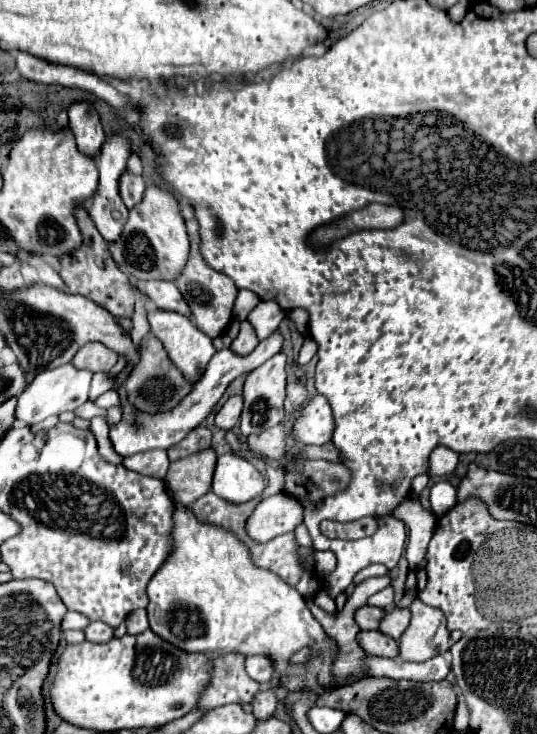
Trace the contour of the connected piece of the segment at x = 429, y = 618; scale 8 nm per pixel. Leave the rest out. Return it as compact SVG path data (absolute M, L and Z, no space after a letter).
M415 598L411 602L409 610L411 610L411 622L409 622L405 634L399 638L399 658L409 660L409 662L423 662L423 660L435 658L439 654L445 654L449 650L449 630L445 628L443 612L423 604L419 598Z

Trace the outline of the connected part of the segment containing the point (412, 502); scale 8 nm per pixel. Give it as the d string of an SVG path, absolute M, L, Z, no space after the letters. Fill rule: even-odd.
M409 496L403 502L403 508L397 508L397 516L409 528L409 542L407 542L407 560L409 566L415 568L417 562L423 560L423 554L429 546L429 536L437 524L437 516L431 510L425 510L417 498ZM415 562L415 564L413 564Z

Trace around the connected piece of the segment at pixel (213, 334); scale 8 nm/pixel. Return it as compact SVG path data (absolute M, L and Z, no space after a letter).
M187 226L187 234L189 234L189 242L191 242L191 252L189 252L187 266L183 268L183 274L177 278L175 284L177 284L179 292L183 294L185 302L189 304L189 308L191 308L191 312L193 312L193 320L195 320L195 324L199 326L199 330L203 330L209 338L217 338L217 336L221 336L221 334L227 330L227 326L229 326L229 322L231 322L233 302L235 302L235 298L237 298L237 288L235 288L235 284L233 284L227 276L211 270L211 268L201 260L197 226L195 226L195 228L193 228L193 226Z

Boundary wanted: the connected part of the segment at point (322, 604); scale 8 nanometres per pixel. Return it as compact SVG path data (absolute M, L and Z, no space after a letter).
M321 588L321 590L315 594L315 604L317 604L319 608L323 608L325 612L329 612L329 614L337 612L337 604L335 604L335 600L325 592L325 588Z

